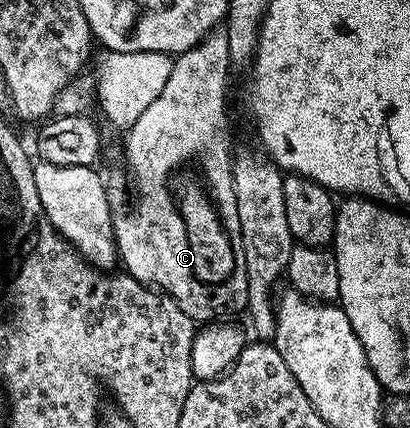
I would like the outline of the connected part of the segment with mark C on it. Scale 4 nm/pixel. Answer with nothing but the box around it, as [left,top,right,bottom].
[114,28,247,324]

